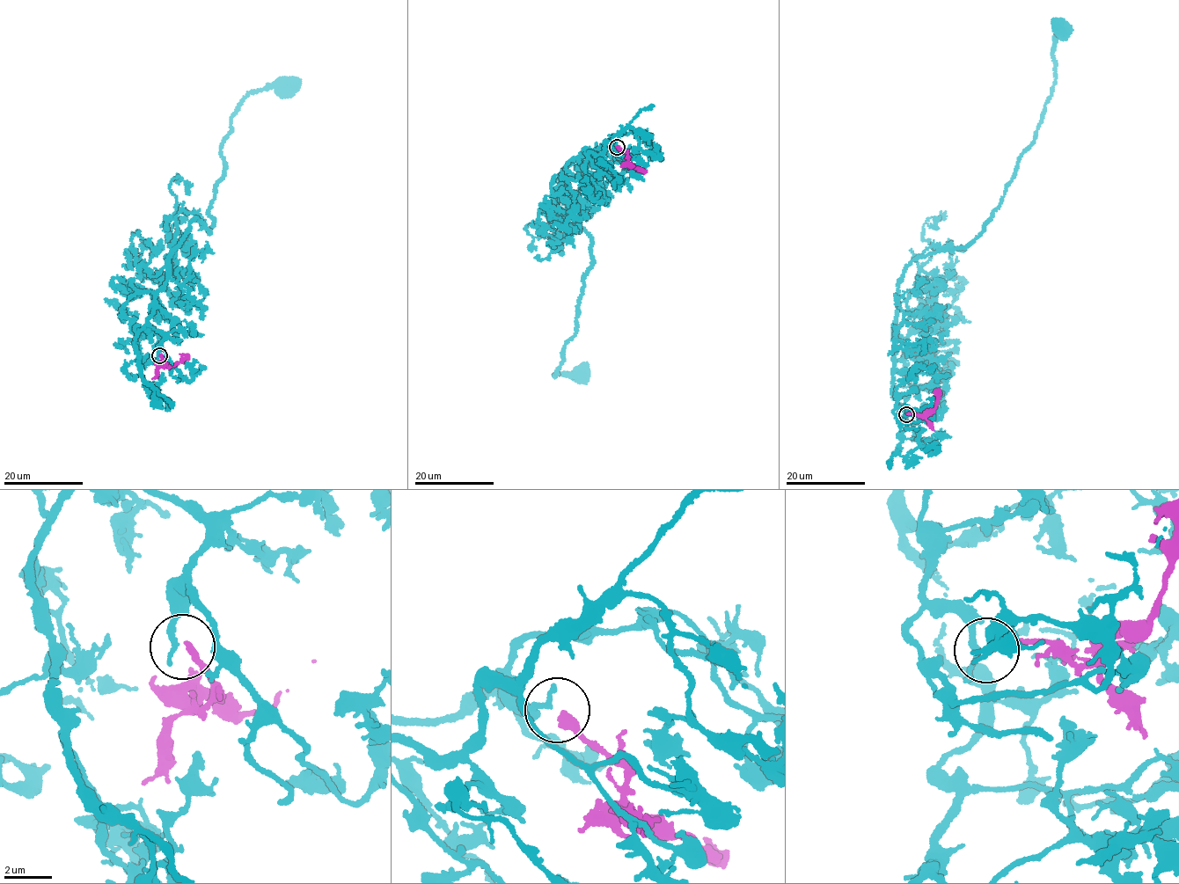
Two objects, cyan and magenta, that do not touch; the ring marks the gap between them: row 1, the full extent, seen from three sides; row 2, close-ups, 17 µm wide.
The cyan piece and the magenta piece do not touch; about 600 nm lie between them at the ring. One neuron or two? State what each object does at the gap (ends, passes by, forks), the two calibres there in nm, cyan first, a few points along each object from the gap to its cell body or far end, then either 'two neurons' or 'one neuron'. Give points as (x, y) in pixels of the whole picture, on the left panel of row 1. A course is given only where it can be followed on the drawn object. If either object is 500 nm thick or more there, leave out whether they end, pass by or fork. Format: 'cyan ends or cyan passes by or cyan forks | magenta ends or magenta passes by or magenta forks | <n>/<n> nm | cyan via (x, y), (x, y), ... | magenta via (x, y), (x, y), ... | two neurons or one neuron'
cyan passes by | magenta ends | 190/320 nm | cyan via (158, 355), (164, 334), (148, 323), (155, 292), (188, 224), (208, 233), (231, 116), (251, 92), (287, 87) | magenta via (160, 355), (164, 363), (162, 366), (172, 368), (186, 358), (180, 354) | one neuron

